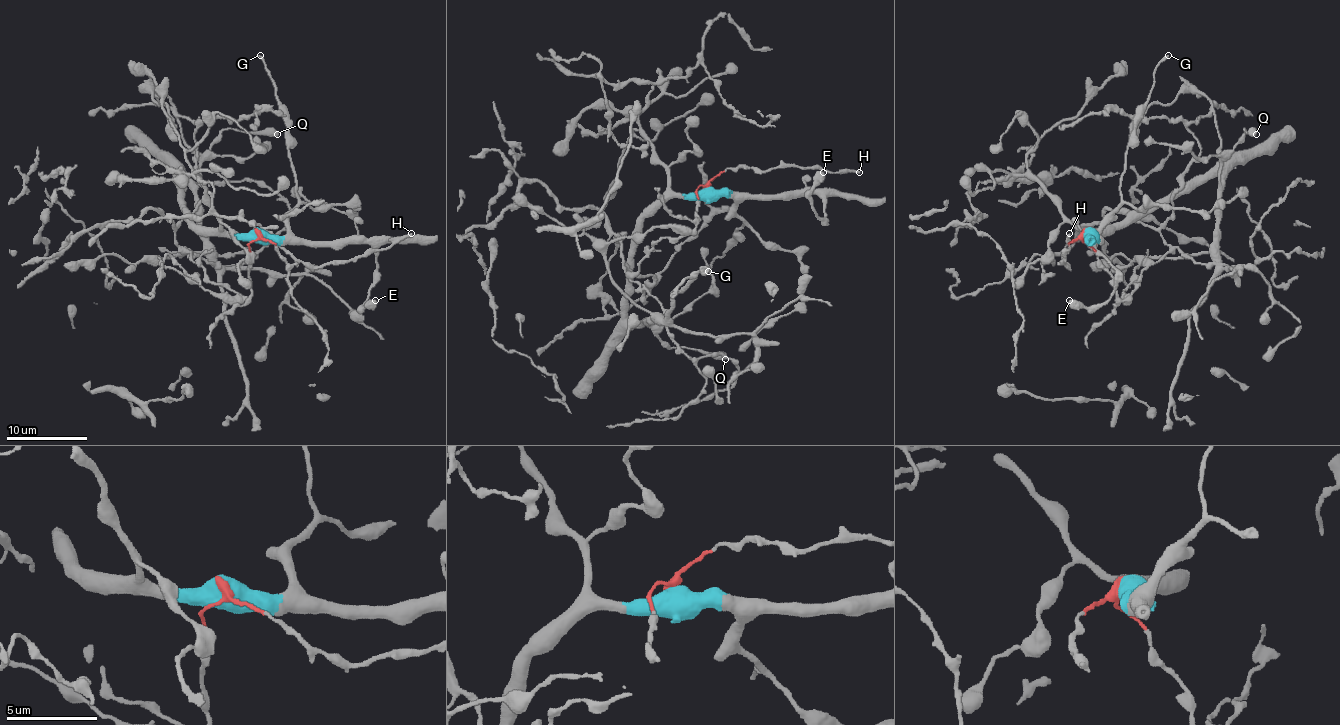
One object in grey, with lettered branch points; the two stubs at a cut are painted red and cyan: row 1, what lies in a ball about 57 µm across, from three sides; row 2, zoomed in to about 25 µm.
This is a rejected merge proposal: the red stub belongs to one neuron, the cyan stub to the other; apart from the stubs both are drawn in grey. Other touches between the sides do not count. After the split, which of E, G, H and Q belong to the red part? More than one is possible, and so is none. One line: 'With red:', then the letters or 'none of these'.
With red: H

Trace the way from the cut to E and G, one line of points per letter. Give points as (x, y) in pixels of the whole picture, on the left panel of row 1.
E: (259, 233), (311, 243), (368, 243), (376, 255), (376, 283), (364, 307), (370, 307), (376, 301)
G: (259, 233), (283, 237), (287, 233), (287, 212), (297, 200), (287, 112), (277, 100), (269, 70), (259, 56)

